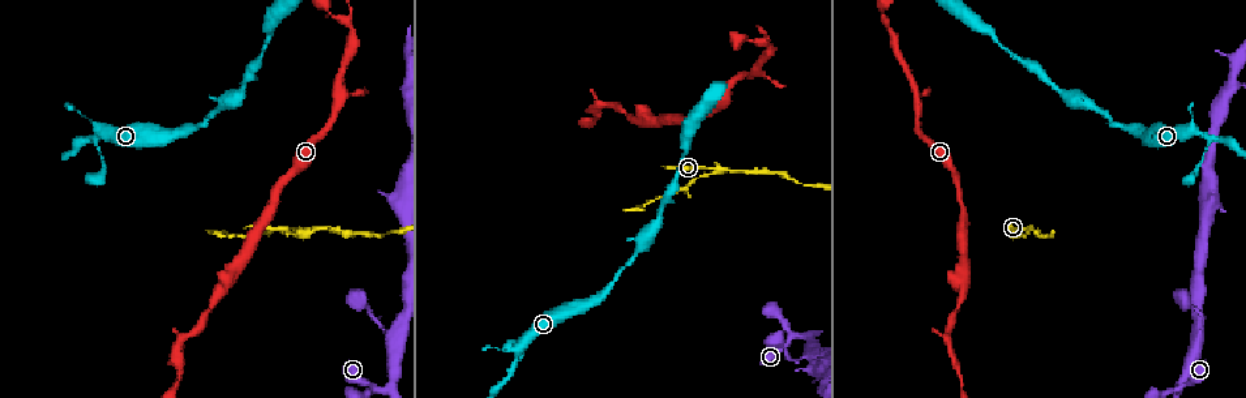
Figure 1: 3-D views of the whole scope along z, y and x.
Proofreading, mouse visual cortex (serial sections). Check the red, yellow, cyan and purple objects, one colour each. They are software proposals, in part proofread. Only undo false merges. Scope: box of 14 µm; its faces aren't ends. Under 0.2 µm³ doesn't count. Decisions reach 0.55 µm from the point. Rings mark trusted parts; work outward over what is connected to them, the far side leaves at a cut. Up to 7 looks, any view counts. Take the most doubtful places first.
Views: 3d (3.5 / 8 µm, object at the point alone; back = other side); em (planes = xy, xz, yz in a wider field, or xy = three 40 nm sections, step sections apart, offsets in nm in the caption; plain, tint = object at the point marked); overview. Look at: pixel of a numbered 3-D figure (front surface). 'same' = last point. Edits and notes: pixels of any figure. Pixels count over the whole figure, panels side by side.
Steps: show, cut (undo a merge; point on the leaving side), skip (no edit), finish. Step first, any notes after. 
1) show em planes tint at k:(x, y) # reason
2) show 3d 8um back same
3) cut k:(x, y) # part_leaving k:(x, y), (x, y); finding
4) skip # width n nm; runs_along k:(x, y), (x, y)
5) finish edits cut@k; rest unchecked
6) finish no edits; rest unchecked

show 3d 3.5um at 1:(763, 43)

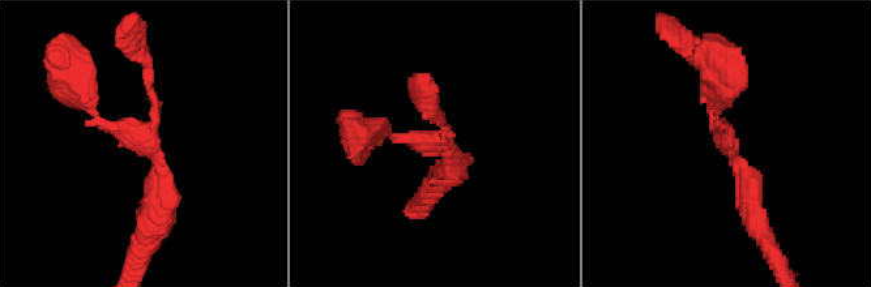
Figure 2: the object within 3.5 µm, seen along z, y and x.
show em xy step 5 tint at 2:(435, 144)

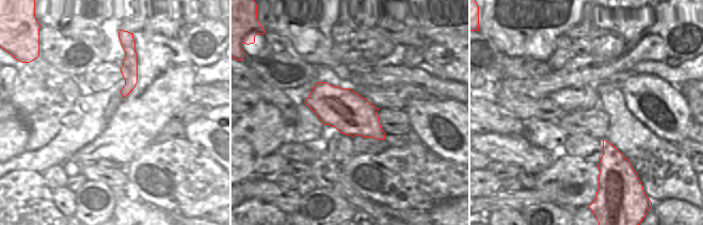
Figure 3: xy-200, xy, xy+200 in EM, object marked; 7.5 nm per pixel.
skip # width 320 nm; runs_along 2:(754, 219), (751, 179), (711, 91); all the same cell

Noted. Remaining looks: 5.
show 3d 8um at 1:(513, 364) # abrupt turn

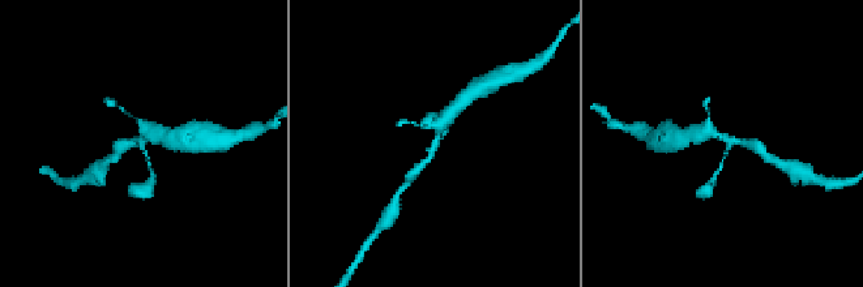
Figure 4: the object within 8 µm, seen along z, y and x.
show em xy step 3 tint at 4:(433, 145) # now the EM

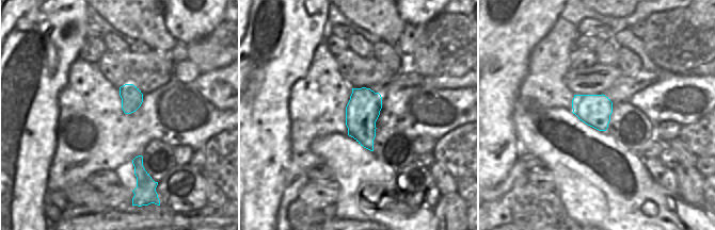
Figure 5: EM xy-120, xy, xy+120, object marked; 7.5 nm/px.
skip # runs_along 4:(699, 135), (729, 141), (716, 175); continuous, no second cell

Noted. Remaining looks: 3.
show 3d 3.5um at 1:(808, 338) # abrupt turn

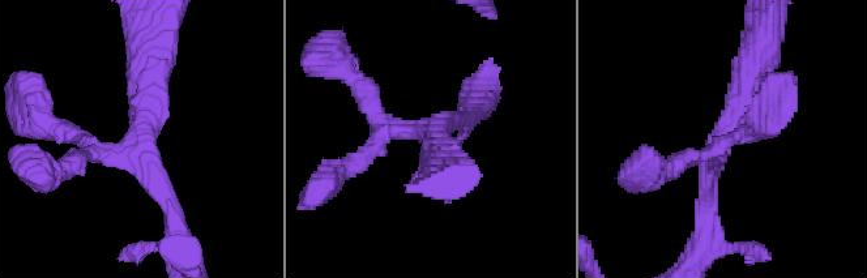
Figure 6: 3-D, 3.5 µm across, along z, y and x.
show em xy step 2 plain at 6:(425, 133)

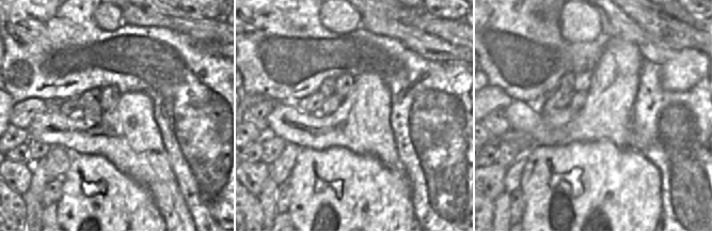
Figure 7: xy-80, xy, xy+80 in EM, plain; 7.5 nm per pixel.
show em xy step 2 tint same

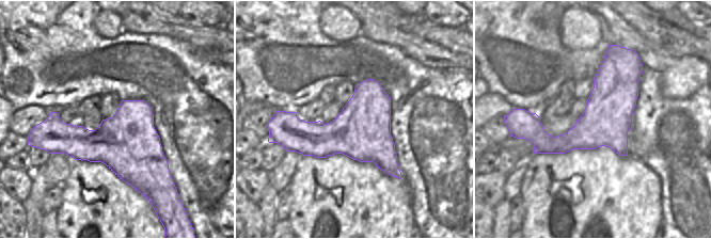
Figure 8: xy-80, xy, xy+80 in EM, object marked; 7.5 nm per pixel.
skip # runs_along 8:(640, 67), (571, 140), (524, 129); all the same cell

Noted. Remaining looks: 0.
finish no edits; rest unchecked

